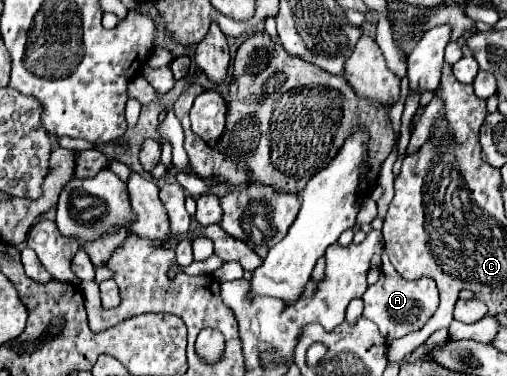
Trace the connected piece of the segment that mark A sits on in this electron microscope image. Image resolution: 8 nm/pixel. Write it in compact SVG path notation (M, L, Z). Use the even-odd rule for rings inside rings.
M382 254L380 280L376 284L368 286L362 300L364 300L362 316L372 320L380 328L384 338L394 340L394 338L402 338L414 330L420 330L430 320L434 310L438 308L438 288L436 288L434 280L430 280L430 278L420 278L420 280L402 278L392 268L392 262L388 260L388 256Z

